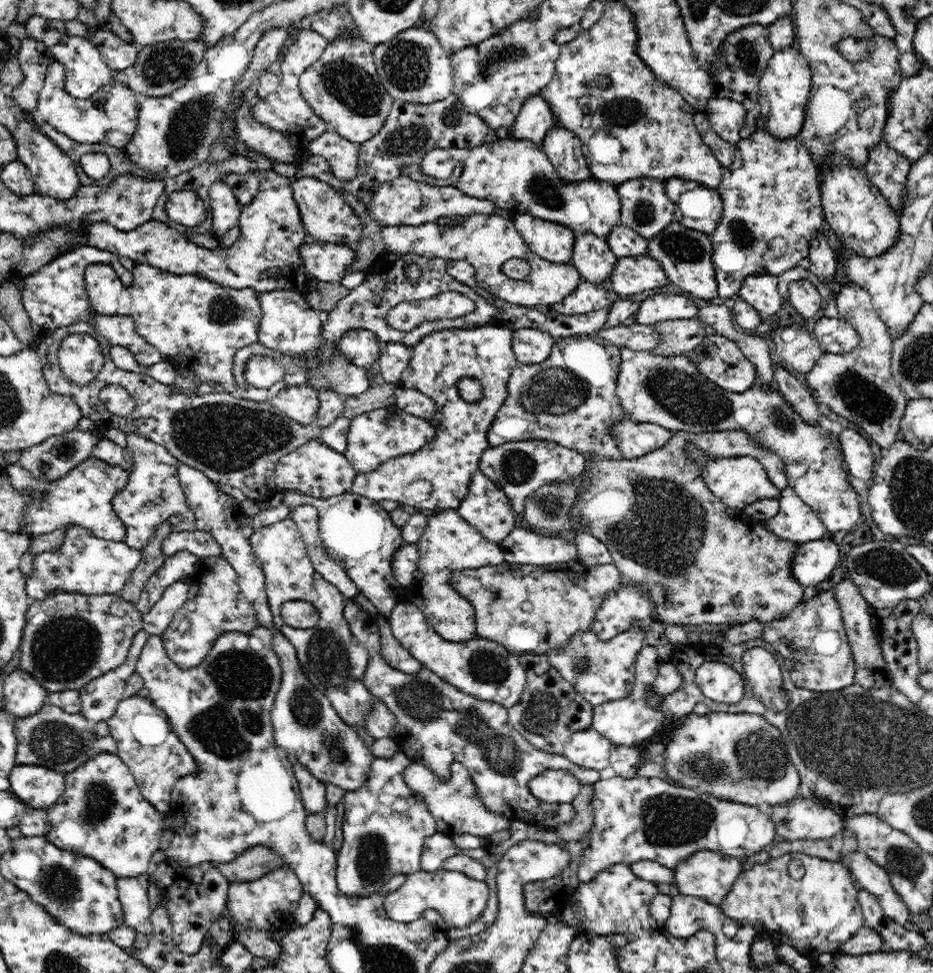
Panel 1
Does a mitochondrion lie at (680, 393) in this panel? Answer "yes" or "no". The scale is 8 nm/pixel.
yes

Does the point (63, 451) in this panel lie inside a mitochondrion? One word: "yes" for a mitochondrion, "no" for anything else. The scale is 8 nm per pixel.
yes

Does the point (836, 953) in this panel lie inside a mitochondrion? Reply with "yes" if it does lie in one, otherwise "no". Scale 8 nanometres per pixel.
no

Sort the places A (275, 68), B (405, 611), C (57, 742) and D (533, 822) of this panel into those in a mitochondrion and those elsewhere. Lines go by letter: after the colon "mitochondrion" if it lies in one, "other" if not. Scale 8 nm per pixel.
A: other
B: other
C: mitochondrion
D: other

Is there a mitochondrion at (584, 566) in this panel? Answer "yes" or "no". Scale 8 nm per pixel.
no

